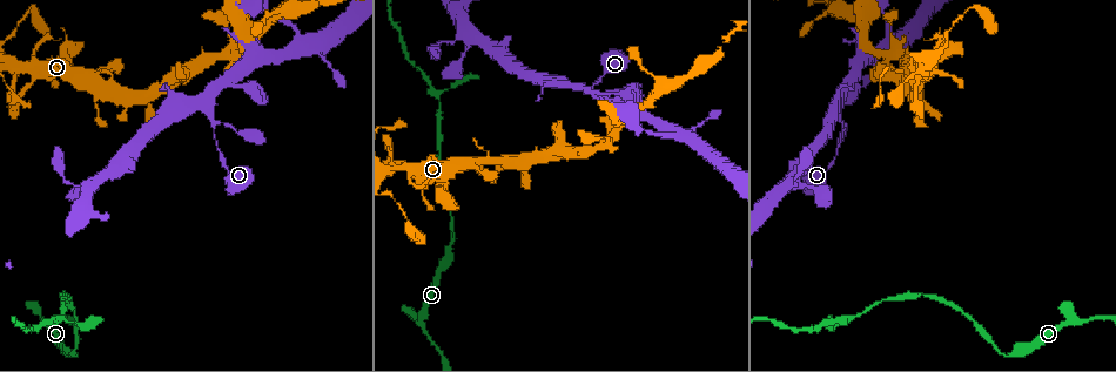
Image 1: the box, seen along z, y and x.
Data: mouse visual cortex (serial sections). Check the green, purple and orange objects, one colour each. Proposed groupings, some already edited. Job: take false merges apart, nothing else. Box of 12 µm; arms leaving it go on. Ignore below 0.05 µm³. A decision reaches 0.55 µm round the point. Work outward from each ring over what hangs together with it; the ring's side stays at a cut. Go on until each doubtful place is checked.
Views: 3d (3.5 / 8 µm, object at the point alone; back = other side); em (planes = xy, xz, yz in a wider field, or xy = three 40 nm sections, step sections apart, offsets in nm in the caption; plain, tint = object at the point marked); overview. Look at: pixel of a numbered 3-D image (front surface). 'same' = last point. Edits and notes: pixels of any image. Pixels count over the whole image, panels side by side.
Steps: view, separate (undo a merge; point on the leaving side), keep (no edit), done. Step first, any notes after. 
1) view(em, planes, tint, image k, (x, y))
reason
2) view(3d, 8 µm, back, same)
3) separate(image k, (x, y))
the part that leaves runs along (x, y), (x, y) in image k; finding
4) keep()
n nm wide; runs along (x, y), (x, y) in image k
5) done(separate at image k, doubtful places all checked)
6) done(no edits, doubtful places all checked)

view(3d, 3.5 µm, image 1, (225, 125))
side arm on a straight run

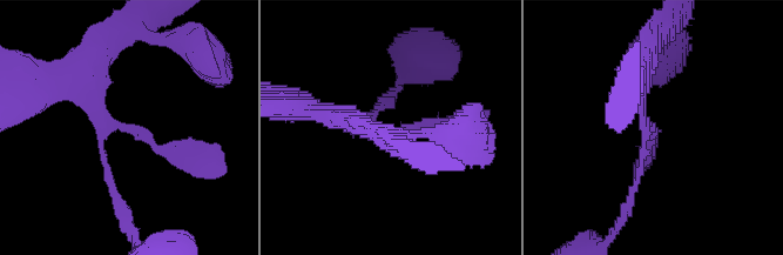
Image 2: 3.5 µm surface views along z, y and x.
view(em, xy, step 5, tint, image 2, (131, 127))
3 arms; arms of 100, 200, 200 nm

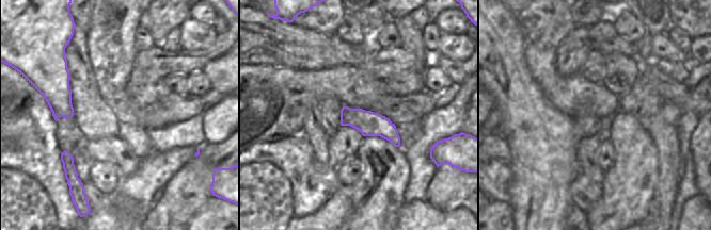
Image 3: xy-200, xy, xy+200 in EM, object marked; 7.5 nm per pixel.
keep()
runs along (344, 110), (380, 126), (397, 144) in image 3; one cell here

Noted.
view(3d, 3.5 µm, image 1, (849, 316))
arms part here

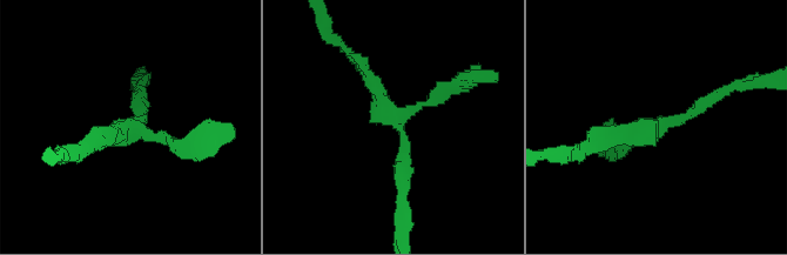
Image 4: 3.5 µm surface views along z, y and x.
view(em, planes, tint, image 4, (397, 121))
3 arms; arms of 150, 200, 200 nm

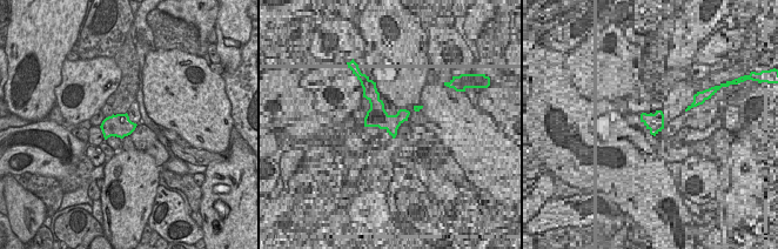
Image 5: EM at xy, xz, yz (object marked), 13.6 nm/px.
keep()
runs along (404, 187), (404, 136), (357, 61) in image 4; all the same cell

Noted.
view(3d, 3.5 µm, back, image 1, (40, 315))
abrupt turn

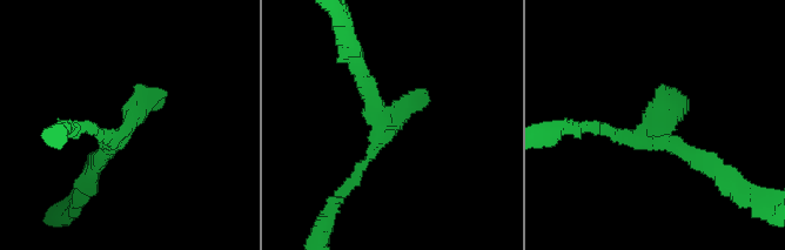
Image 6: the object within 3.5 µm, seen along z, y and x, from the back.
view(em, xy, step 2, tint, image 6, (124, 125))
shape alone is not enough

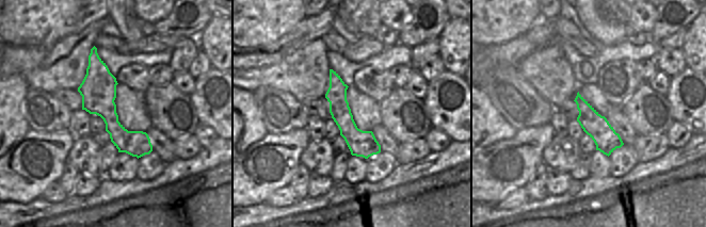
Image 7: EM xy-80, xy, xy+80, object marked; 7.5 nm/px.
view(em, xy, step 5, tint, same)

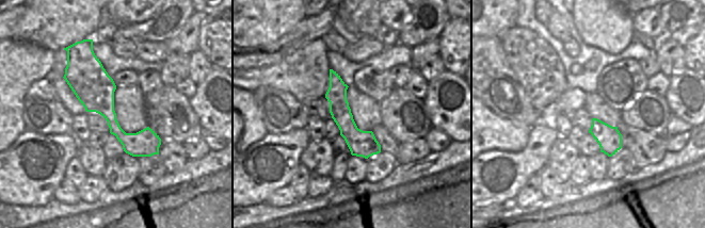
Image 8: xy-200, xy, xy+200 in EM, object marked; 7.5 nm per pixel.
keep()
runs along (93, 167), (151, 98), (161, 101) in image 6; all the same cell

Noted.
done(no edits, doubtful places all checked)

